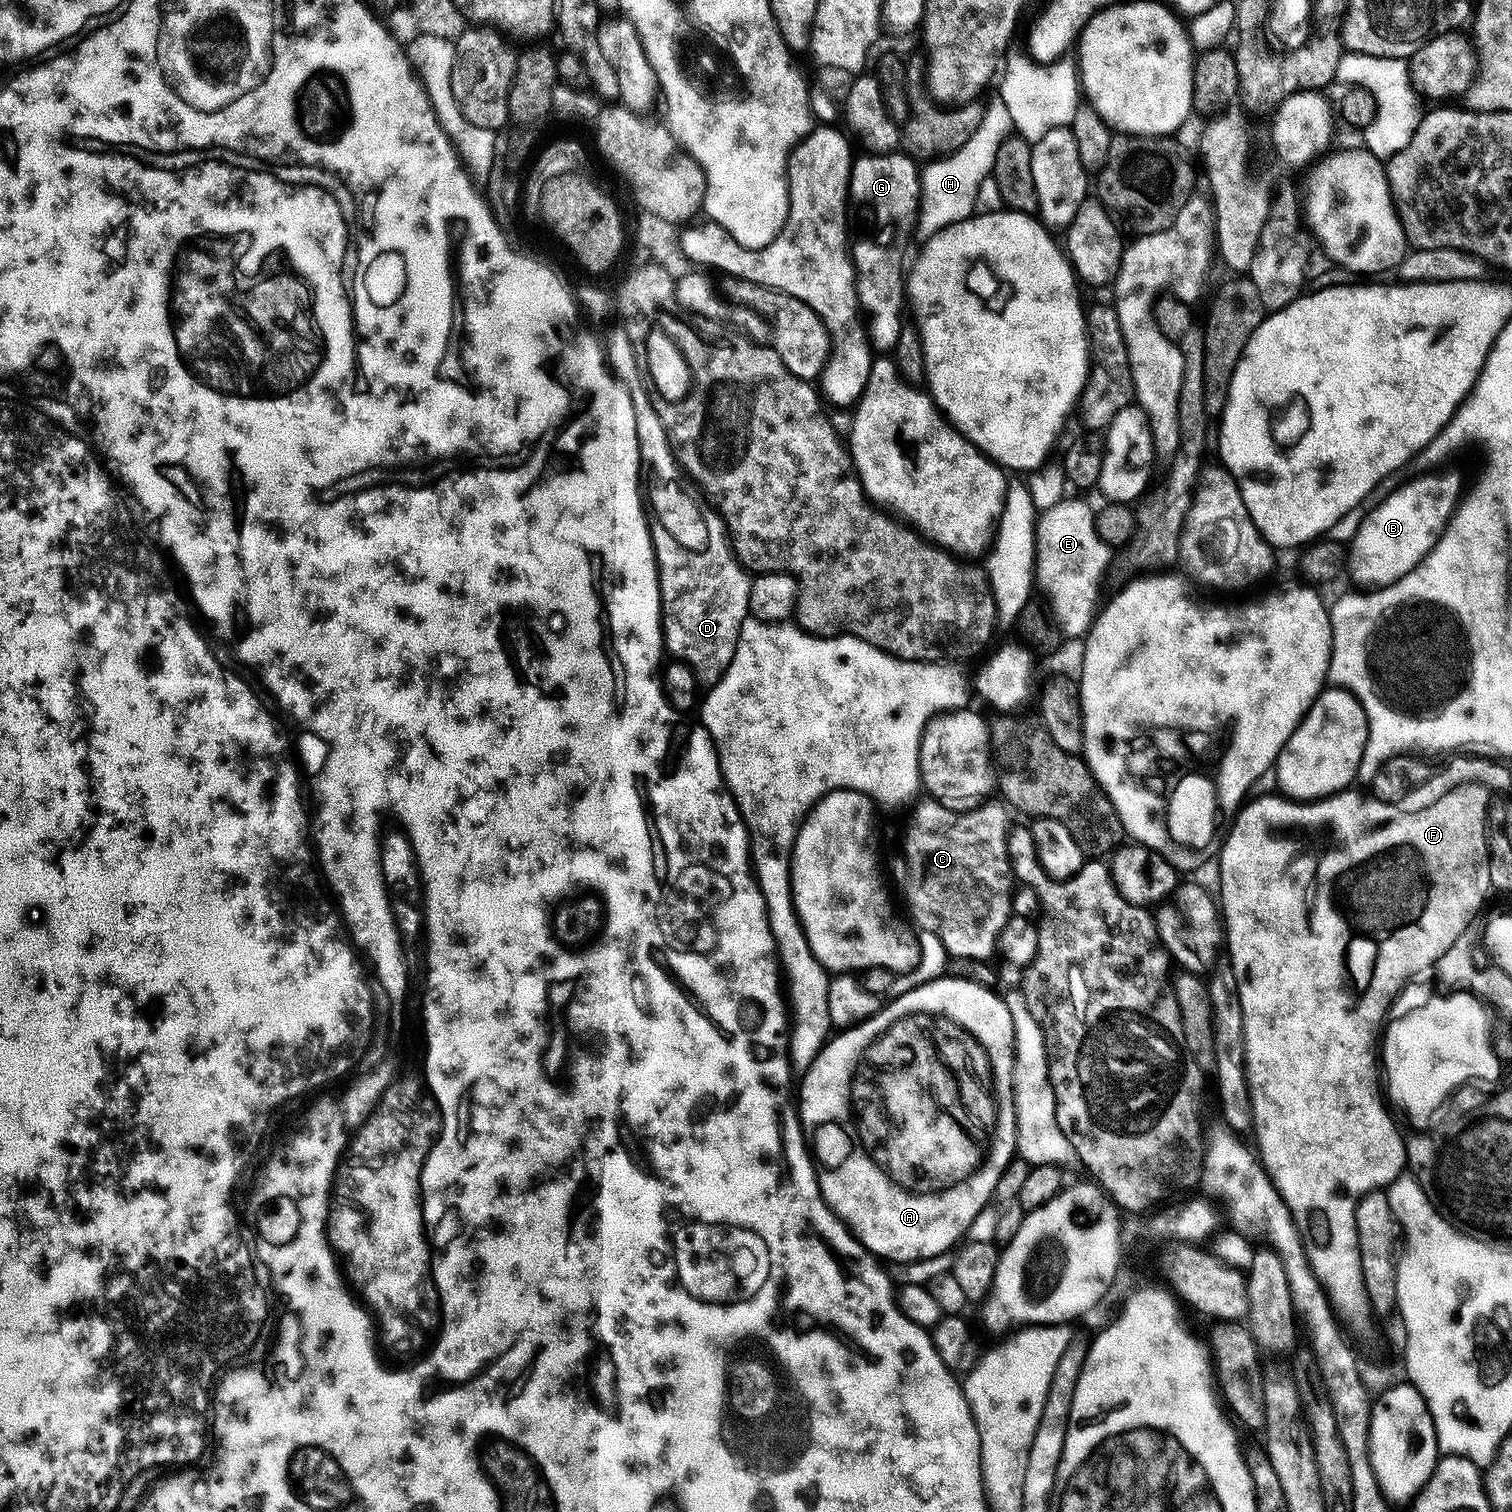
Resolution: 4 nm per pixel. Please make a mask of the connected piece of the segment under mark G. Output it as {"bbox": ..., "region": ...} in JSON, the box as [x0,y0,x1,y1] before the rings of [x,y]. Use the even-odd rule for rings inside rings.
{"bbox":[848,151,920,354],"region":[[[899,151],[887,154],[864,154],[852,165],[852,181],[848,183],[850,197],[850,255],[856,270],[856,299],[866,317],[868,339],[875,351],[888,354],[900,337],[900,311],[906,308],[906,260],[904,251],[908,239],[914,236],[916,213],[920,211],[920,172],[917,161]]]}

